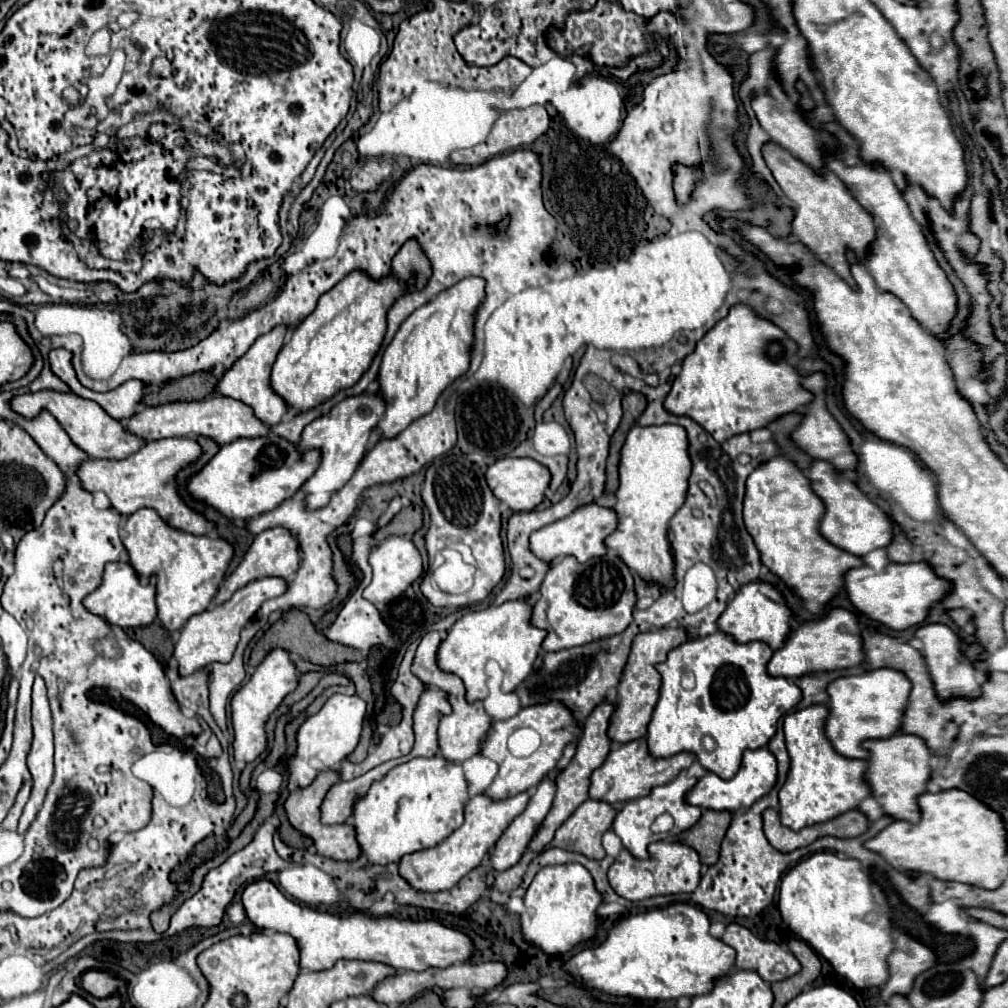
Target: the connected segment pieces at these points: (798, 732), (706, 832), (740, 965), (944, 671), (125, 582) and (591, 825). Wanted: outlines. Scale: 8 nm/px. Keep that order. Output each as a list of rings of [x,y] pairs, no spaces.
[[[811,705],[789,713],[783,721],[787,751],[791,757],[791,771],[779,791],[781,823],[799,831],[803,827],[829,821],[845,811],[857,809],[859,803],[871,795],[865,783],[865,761],[847,759],[839,755],[825,735],[825,719],[829,709],[825,705]]]
[[[705,809],[701,819],[691,829],[681,833],[681,841],[699,853],[701,863],[713,865],[719,859],[721,841],[731,823],[731,817],[733,815],[729,811]]]
[[[729,923],[721,941],[737,951],[737,969],[753,969],[767,983],[783,981],[801,969],[799,961],[791,951],[783,949],[773,941],[757,939],[747,927],[739,923]]]
[[[925,625],[919,627],[915,637],[911,639],[911,645],[915,645],[921,655],[925,657],[929,675],[935,683],[935,691],[939,699],[949,699],[949,697],[977,697],[979,695],[979,679],[973,669],[973,665],[963,659],[959,651],[959,637],[945,625]]]
[[[109,563],[105,567],[105,573],[103,573],[103,583],[83,599],[83,605],[101,615],[107,623],[115,623],[123,629],[129,629],[129,627],[145,627],[149,623],[155,621],[157,617],[157,603],[153,603],[153,579],[149,579],[147,585],[143,585],[139,579],[137,579],[137,571],[133,571],[133,565],[131,563]]]
[[[587,799],[577,807],[577,811],[559,827],[551,845],[569,847],[589,859],[601,857],[601,835],[611,829],[617,809],[605,801]]]

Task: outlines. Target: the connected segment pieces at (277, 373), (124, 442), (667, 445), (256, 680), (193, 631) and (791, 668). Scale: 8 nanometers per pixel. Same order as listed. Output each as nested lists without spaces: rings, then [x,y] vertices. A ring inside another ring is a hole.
[[[407,239],[393,257],[393,275],[389,275],[389,279],[377,283],[377,279],[369,279],[369,275],[361,275],[361,271],[353,271],[353,275],[341,279],[329,295],[321,295],[313,315],[303,319],[279,351],[271,371],[273,391],[279,393],[289,407],[307,411],[339,389],[355,385],[381,347],[389,307],[399,297],[423,289],[429,281],[429,271],[433,271],[433,267],[417,239]],[[411,277],[415,277],[415,283],[409,283]]]
[[[59,391],[23,393],[23,395],[15,395],[9,401],[9,405],[15,413],[23,417],[37,417],[41,411],[49,411],[69,433],[71,441],[77,447],[81,447],[89,457],[95,459],[125,459],[145,443],[143,439],[137,439],[137,435],[129,435],[129,431],[125,431],[125,425],[113,419],[111,415],[107,415],[107,411],[99,403],[93,403],[91,399],[81,399],[79,395],[73,393],[59,393]]]
[[[653,425],[653,427],[631,427],[627,441],[621,449],[619,463],[619,489],[615,511],[619,515],[619,527],[605,539],[605,545],[633,569],[641,577],[661,587],[673,587],[673,555],[667,541],[669,521],[675,511],[685,503],[685,491],[689,487],[689,439],[685,435],[685,427],[681,425]]]
[[[273,649],[267,653],[267,657],[259,663],[253,677],[243,685],[231,699],[231,721],[233,721],[233,755],[237,763],[251,763],[267,749],[267,731],[265,723],[269,715],[281,705],[281,701],[297,689],[297,669],[289,659],[289,653],[285,649]]]
[[[263,577],[247,583],[245,587],[237,589],[231,599],[227,599],[221,605],[213,605],[211,609],[203,611],[201,615],[193,615],[183,627],[183,631],[177,637],[175,643],[175,659],[179,665],[181,675],[191,675],[195,669],[205,667],[213,661],[227,663],[233,657],[233,651],[239,643],[239,633],[241,629],[253,619],[257,609],[261,607],[263,601],[273,599],[277,595],[283,595],[289,589],[289,583],[281,577]]]
[[[831,609],[821,621],[809,621],[795,629],[785,641],[783,649],[777,649],[767,665],[773,677],[801,677],[813,671],[835,671],[855,667],[863,661],[865,651],[861,651],[861,629],[857,617],[847,609]]]

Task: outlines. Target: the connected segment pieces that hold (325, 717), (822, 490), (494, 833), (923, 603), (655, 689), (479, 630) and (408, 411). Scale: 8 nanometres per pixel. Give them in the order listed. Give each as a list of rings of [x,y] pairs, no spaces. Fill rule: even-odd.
[[[333,695],[317,715],[307,717],[297,733],[297,755],[289,759],[289,791],[309,787],[309,783],[313,783],[313,779],[319,775],[319,771],[311,765],[313,757],[317,757],[325,767],[337,767],[341,761],[345,761],[359,743],[363,719],[365,701],[357,695]]]
[[[815,461],[809,469],[809,479],[813,491],[821,497],[827,509],[819,527],[821,535],[827,541],[857,557],[865,557],[869,551],[887,547],[893,541],[893,525],[885,511],[879,505],[875,505],[865,493],[861,493],[853,481],[837,473],[835,467],[829,467],[829,463],[825,461]]]
[[[527,791],[501,801],[491,799],[487,795],[473,795],[465,805],[465,823],[435,847],[401,857],[399,873],[417,891],[443,891],[455,887],[469,871],[481,865],[483,857],[489,853],[489,849],[495,847],[497,839],[503,835],[507,825],[527,807],[527,801],[529,801]]]
[[[919,561],[919,563],[889,563],[881,573],[877,573],[869,565],[851,569],[845,575],[845,589],[849,593],[851,603],[861,613],[895,631],[903,631],[907,627],[921,623],[927,617],[929,609],[941,599],[945,599],[949,591],[953,591],[953,583],[937,579],[937,575],[929,571],[929,563]]]
[[[661,627],[657,631],[641,633],[633,641],[633,649],[627,661],[627,667],[623,671],[623,679],[617,689],[617,699],[615,699],[615,713],[611,717],[609,725],[609,737],[615,743],[627,743],[633,739],[641,739],[647,735],[647,727],[651,723],[653,709],[659,699],[659,689],[661,689],[661,673],[655,669],[657,663],[665,661],[667,653],[673,647],[679,647],[689,639],[687,631],[683,627],[671,629],[671,627]]]
[[[517,599],[497,607],[487,607],[475,613],[467,613],[449,629],[447,637],[439,647],[437,661],[443,671],[455,673],[463,679],[469,703],[475,703],[479,699],[483,701],[487,697],[487,687],[492,690],[492,679],[503,679],[501,691],[511,693],[517,689],[519,683],[523,683],[533,673],[547,631],[533,627],[531,615],[533,615],[533,605],[529,605],[527,599]]]
[[[461,279],[453,287],[441,291],[435,299],[419,307],[405,319],[385,349],[379,367],[379,391],[387,403],[385,415],[377,423],[383,437],[395,437],[411,421],[427,415],[437,397],[457,377],[469,369],[469,347],[473,347],[473,311],[485,299],[485,279]]]

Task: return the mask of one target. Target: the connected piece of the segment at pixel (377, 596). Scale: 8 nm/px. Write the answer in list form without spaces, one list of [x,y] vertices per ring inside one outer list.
[[[389,537],[383,543],[379,543],[371,555],[369,555],[369,563],[373,567],[373,581],[371,585],[363,591],[363,597],[367,601],[378,607],[389,606],[389,603],[399,598],[401,593],[405,593],[405,589],[419,579],[419,575],[423,573],[423,565],[421,565],[421,555],[417,551],[417,547],[413,545],[411,539],[405,537]]]

